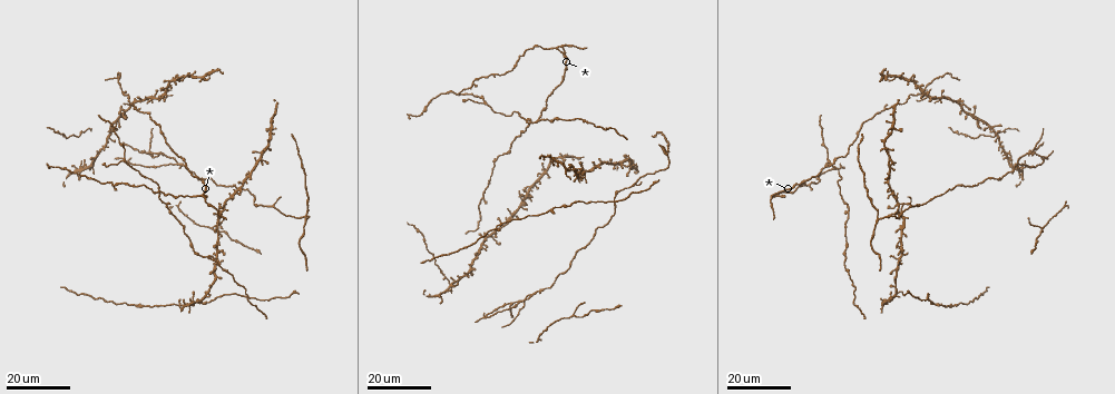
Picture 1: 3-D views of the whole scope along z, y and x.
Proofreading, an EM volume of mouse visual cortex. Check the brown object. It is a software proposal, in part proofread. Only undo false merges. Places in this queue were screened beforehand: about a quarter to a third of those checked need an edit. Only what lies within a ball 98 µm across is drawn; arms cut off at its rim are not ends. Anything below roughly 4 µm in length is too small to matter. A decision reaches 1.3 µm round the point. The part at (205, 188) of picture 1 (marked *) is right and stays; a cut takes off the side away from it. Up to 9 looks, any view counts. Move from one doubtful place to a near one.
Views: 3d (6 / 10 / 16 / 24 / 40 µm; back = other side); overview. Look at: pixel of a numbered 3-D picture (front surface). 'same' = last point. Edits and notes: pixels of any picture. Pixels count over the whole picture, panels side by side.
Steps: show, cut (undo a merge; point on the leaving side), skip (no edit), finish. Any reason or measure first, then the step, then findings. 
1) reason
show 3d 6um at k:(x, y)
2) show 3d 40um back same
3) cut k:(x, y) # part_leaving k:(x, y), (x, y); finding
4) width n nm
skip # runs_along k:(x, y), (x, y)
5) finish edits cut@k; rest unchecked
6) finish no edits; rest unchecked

three arms meet
show 3d 16um at 1:(176, 161)

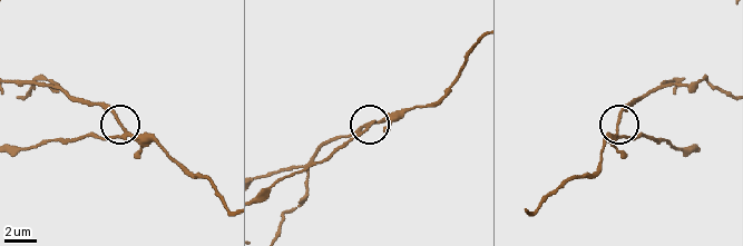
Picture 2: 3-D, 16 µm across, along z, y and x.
zoom in
show 3d 10um at 2:(378, 123)

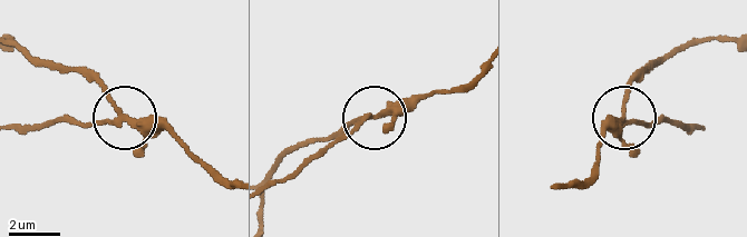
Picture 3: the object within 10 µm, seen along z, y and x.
arms 3
cut 3:(89, 127) # part_leaving 3:(114, 122), (20, 122); two cells meet here

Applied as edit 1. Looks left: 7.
arms part here
show 3d 16um at 1:(1028, 154)

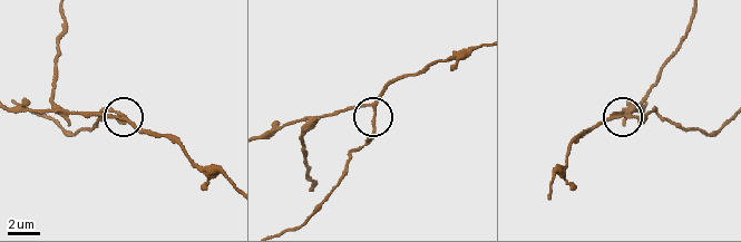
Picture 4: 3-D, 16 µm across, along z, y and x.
closer look
show 3d 6um at 4:(125, 115)

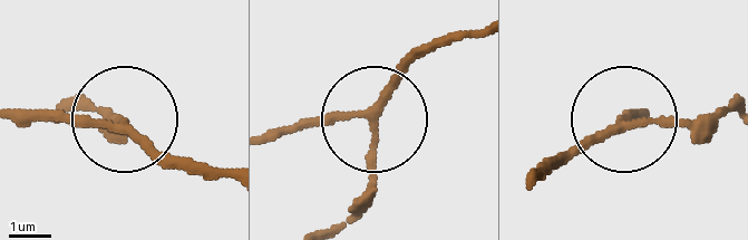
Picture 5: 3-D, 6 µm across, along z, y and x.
side_arm 13 um
skip # all the same cell

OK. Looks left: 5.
four or more arms meet
show 3d 24um at 1:(151, 151)

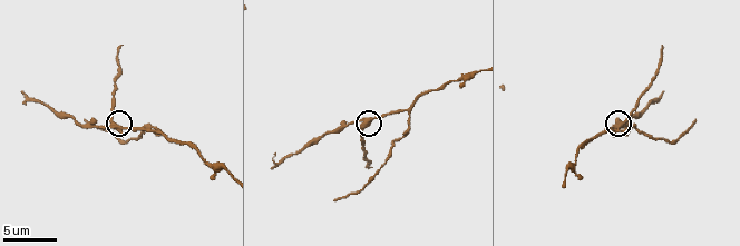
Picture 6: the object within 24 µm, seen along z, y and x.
show 3d 6um at 6:(363, 128)

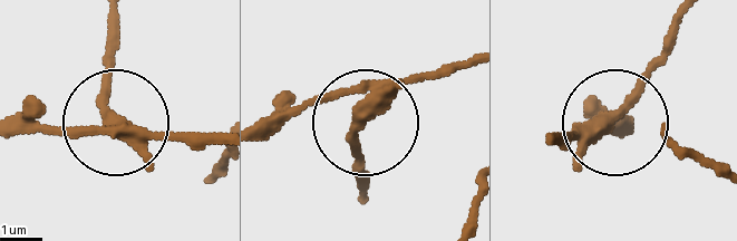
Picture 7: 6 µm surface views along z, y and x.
cut 7:(103, 96) # part_leaving 7:(132, 132), (110, 93), (110, 18); a second cell is stuck on

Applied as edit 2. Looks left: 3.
four or more arms meet
show 3d 24um at 1:(465, 276)

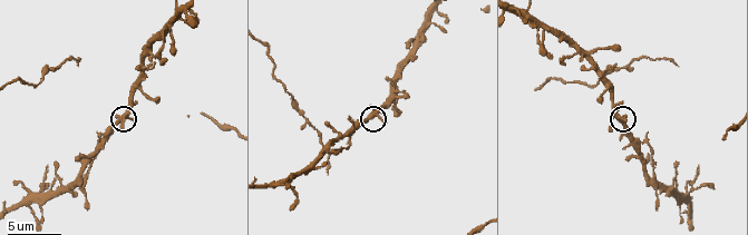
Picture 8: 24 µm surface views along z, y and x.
zoom in
show 3d 6um at 8:(373, 115)

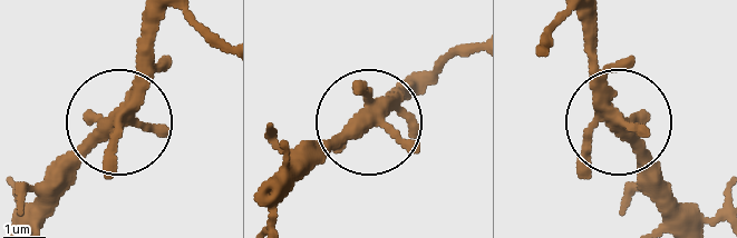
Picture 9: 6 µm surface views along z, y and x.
width 330 nm
skip # runs_along 9:(154, 21), (129, 106), (26, 209); all the same cell

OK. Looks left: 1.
finish edits cut@3, cut@7; rest unchecked

